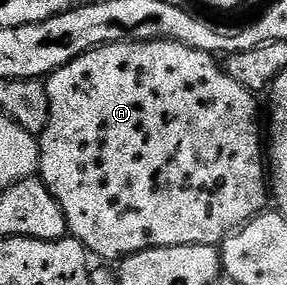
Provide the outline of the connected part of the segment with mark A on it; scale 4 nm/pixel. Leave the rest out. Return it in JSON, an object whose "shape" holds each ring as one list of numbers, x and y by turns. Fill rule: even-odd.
{"shape":[[152,40,151,42,129,42,127,44,104,44,101,48,93,48,87,54,83,54,79,58,72,60,67,66,60,68,58,72,54,72,52,76,44,81,47,90,47,98,49,99,49,121,47,126,39,134,39,143,41,146,41,167,39,169,39,178,47,186,47,190,55,198,55,202,59,202,59,206,65,215,65,221,69,227,68,235,72,239,78,240,79,243,86,248,94,257,102,256,102,261,114,262,120,261,122,258,142,252,148,248,166,248,167,246,187,246,188,244,211,244,220,245,225,237,232,232,242,228,247,221,254,220,262,212,266,211,267,205,271,200,271,184,267,179,267,152,263,147,263,128,257,125,257,100,258,97,254,93,248,92,243,86,239,86,239,82,235,82,235,78,231,78,229,73,225,71,220,63,216,64,214,57,207,52,200,52,191,46,183,46,179,42,171,42,170,40],[159,148,171,148,175,152,181,154,159,154,155,156,155,152,159,152]]}

